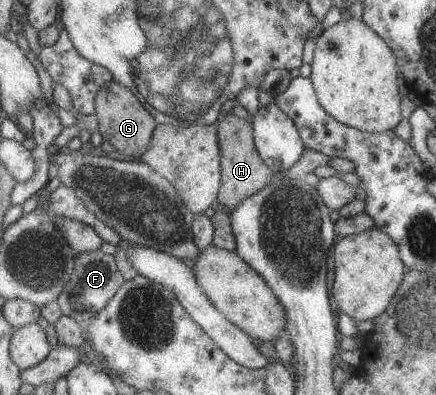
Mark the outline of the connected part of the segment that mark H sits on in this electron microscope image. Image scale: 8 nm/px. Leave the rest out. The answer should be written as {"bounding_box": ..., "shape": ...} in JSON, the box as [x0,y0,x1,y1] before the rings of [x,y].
{"bounding_box":[215,112,272,213],"shape":[[[228,112],[218,114],[215,123],[218,148],[220,152],[220,187],[217,193],[217,201],[226,208],[226,213],[232,212],[240,200],[246,196],[262,190],[268,182],[271,182],[272,170],[269,170],[256,153],[253,144],[253,132],[251,122],[242,120]]]}

